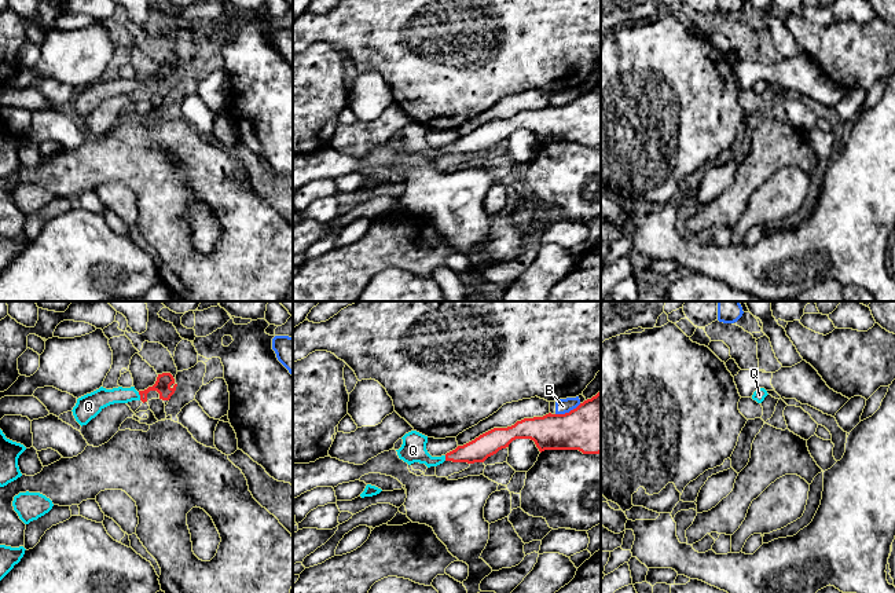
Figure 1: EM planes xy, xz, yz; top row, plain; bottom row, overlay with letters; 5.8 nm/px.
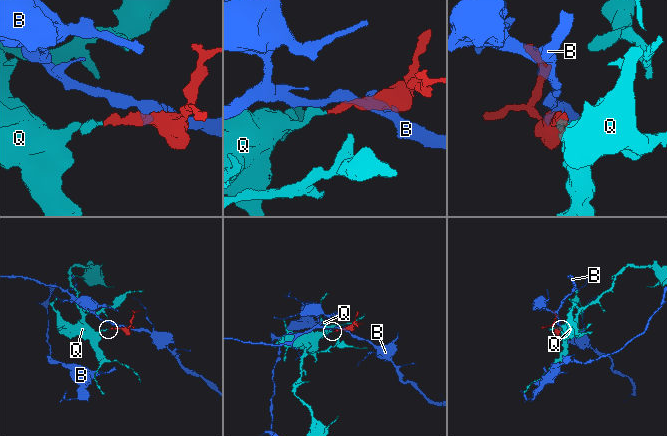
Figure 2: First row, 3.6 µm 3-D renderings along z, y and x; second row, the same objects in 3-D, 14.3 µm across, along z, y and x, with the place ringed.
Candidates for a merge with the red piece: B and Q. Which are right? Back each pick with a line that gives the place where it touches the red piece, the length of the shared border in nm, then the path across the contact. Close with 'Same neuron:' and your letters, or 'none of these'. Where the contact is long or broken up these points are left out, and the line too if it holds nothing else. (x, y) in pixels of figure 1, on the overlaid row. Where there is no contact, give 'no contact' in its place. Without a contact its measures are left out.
Q: contact xy (140, 396); length 50 nm; way xy (162, 385), (149, 388), (140, 396), (113, 395), (101, 398)
Same neuron: Q

